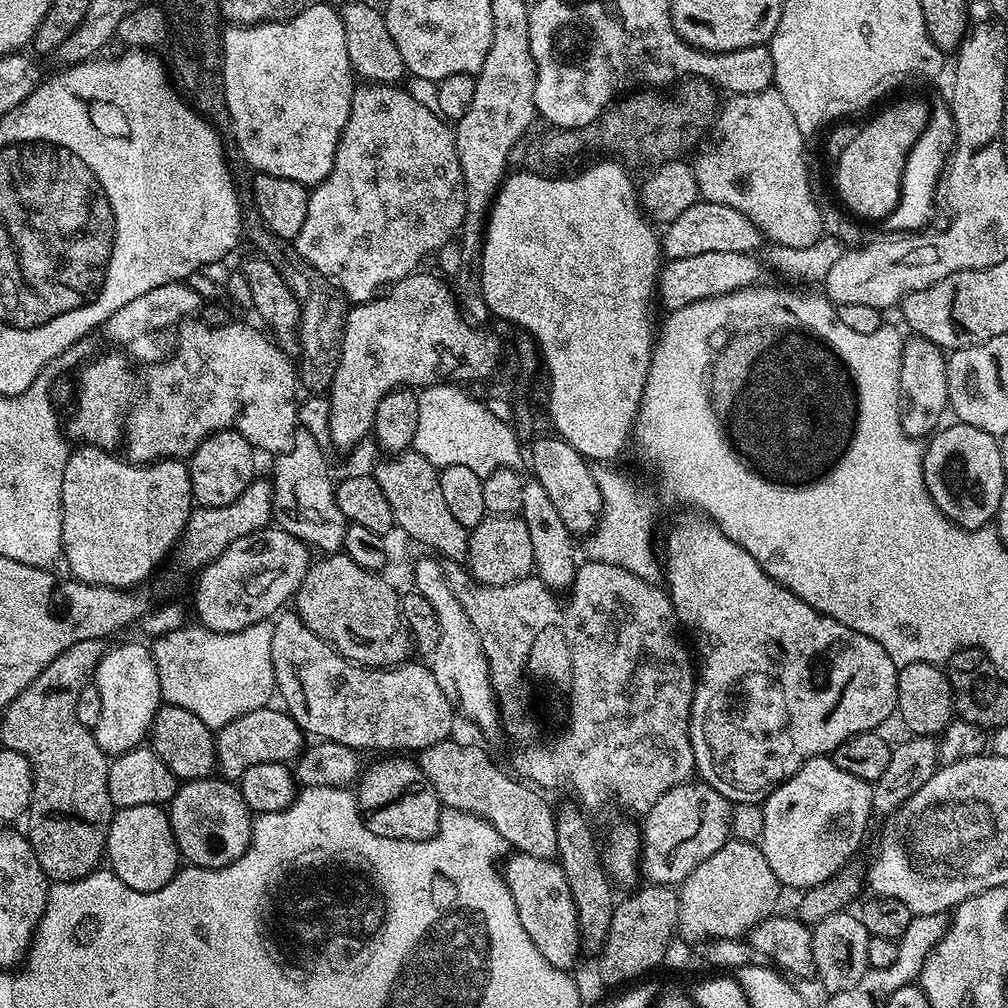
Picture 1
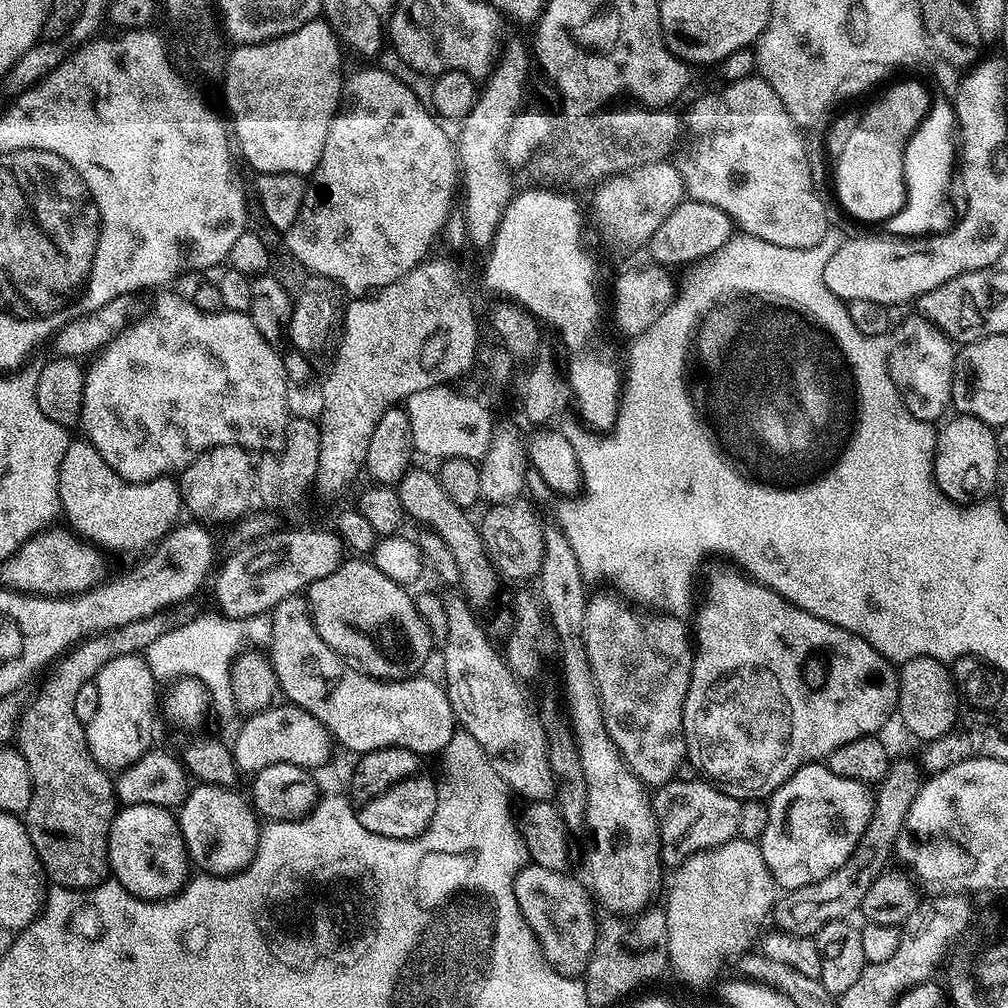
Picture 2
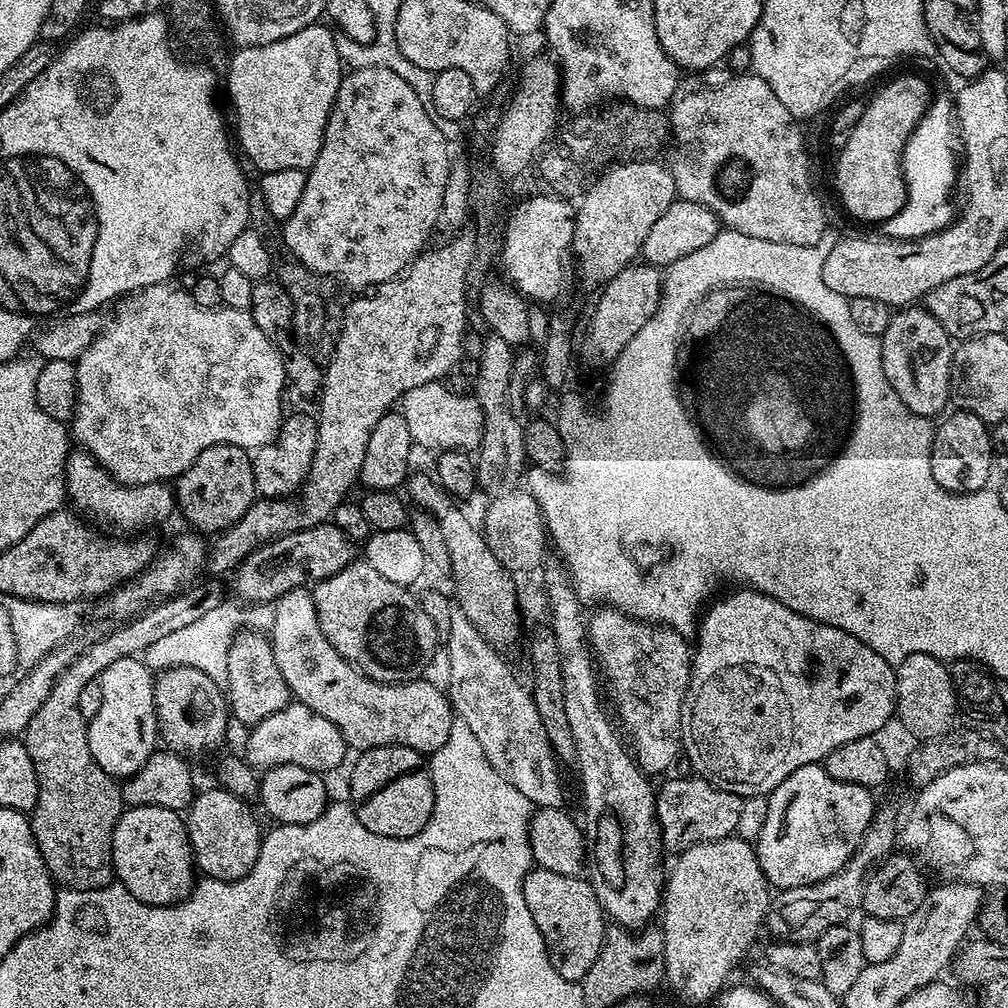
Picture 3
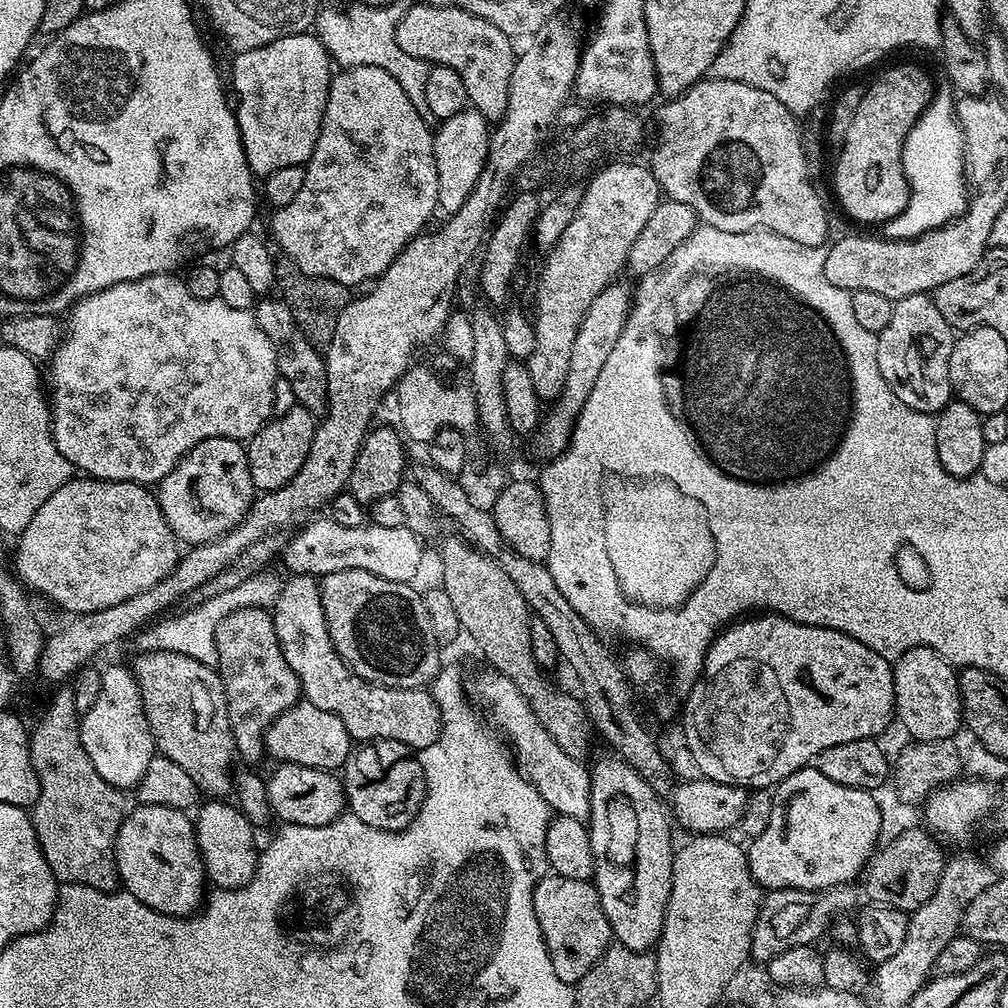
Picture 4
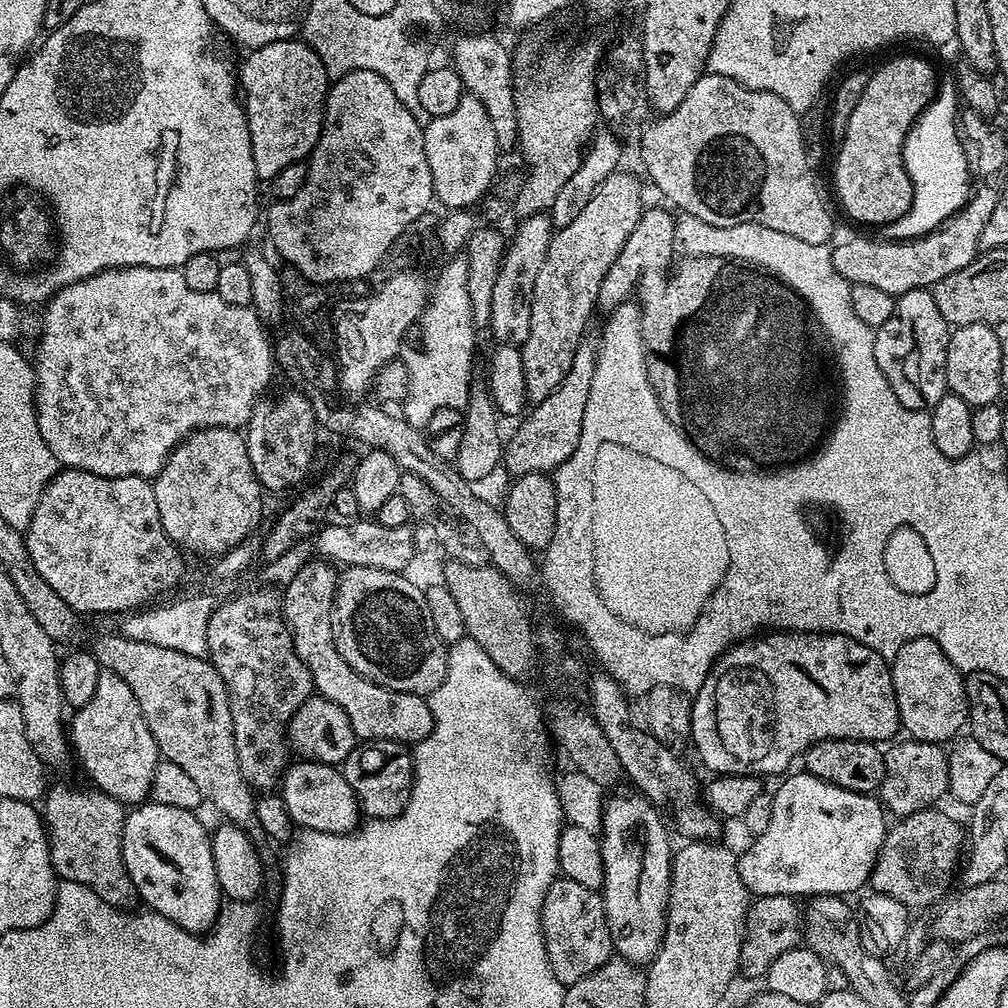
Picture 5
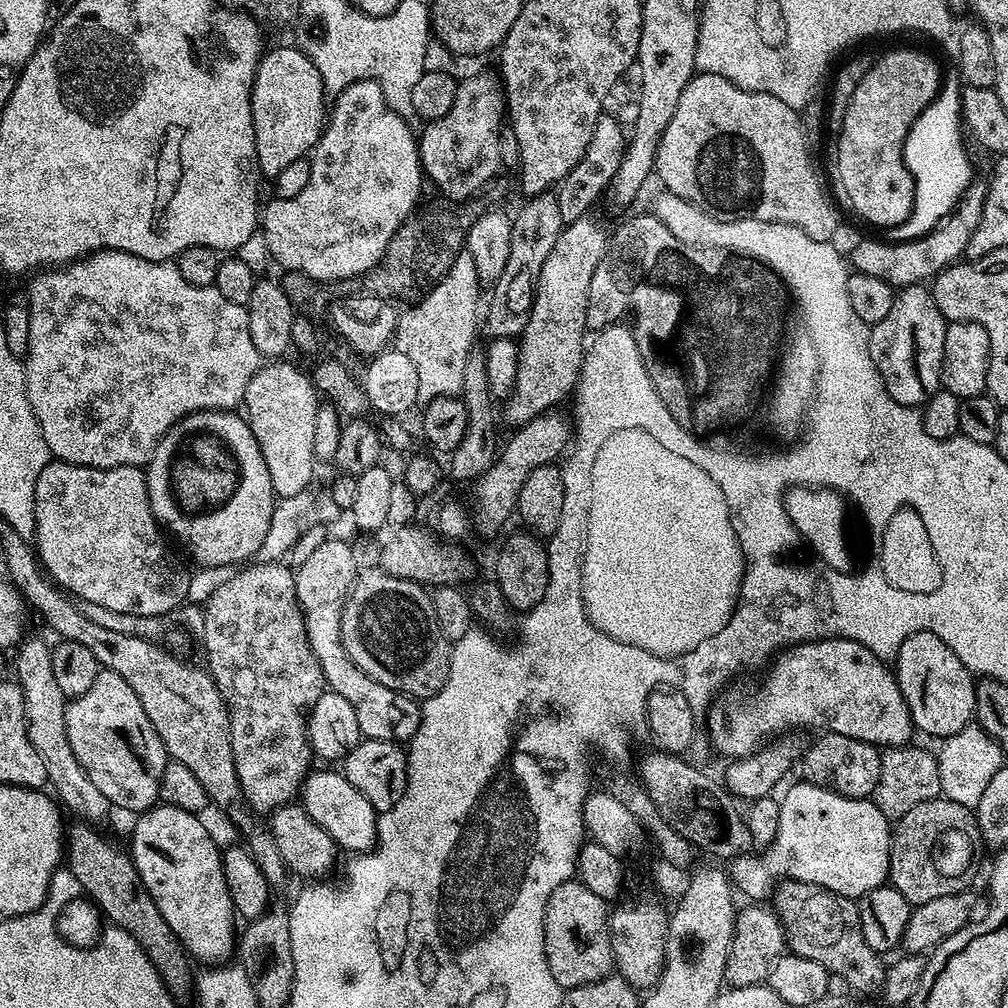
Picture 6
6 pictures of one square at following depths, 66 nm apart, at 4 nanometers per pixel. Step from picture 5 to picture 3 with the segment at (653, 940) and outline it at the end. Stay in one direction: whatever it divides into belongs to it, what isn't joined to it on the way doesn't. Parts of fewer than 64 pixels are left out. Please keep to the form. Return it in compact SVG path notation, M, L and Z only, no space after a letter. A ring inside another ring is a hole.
M557 562L557 564L556 564L556 565L554 565L554 566L553 566L553 568L548 568L548 569L547 569L547 568L548 568L548 567L545 567L545 568L544 568L544 569L543 569L543 572L544 572L544 571L545 571L545 572L544 572L544 590L545 590L545 592L546 592L546 593L547 593L547 594L548 594L548 608L549 608L549 610L550 610L550 611L552 611L552 621L550 621L550 627L551 627L551 629L552 629L552 632L553 632L553 633L554 633L554 635L555 635L555 636L556 636L556 637L557 637L557 638L558 638L558 650L559 650L559 651L560 651L560 658L561 658L561 660L562 660L562 670L563 670L563 671L564 671L564 705L565 705L565 706L566 706L566 718L567 718L567 719L568 719L568 721L569 721L569 722L570 722L570 726L571 726L571 727L572 727L572 733L573 733L573 734L574 734L574 746L575 746L575 747L576 747L576 759L575 759L575 761L574 761L574 764L575 764L575 767L576 767L576 766L578 766L578 767L580 767L580 784L581 784L581 786L582 786L582 787L584 787L584 820L583 820L583 816L582 816L582 831L583 831L583 833L584 833L584 838L585 838L585 841L586 841L586 848L587 848L587 851L588 851L588 852L589 852L589 853L590 853L590 872L591 872L591 868L592 868L592 876L591 876L591 875L590 875L590 883L591 883L591 886L592 886L592 889L594 889L594 890L595 890L595 892L596 892L596 897L598 897L598 899L600 899L600 904L601 904L601 905L602 905L602 907L604 907L604 911L605 911L605 913L606 913L606 916L607 916L607 919L608 919L608 920L609 920L609 921L612 921L612 922L615 922L615 923L616 923L616 924L617 924L617 925L619 925L619 927L621 927L621 928L627 928L627 929L629 929L629 930L640 930L640 929L643 929L643 928L644 928L644 927L645 927L645 925L647 925L647 924L648 924L648 923L649 923L649 921L651 921L651 920L648 920L648 919L650 919L650 918L651 918L651 916L652 916L652 915L654 915L654 914L655 914L655 912L656 912L656 915L657 915L657 913L659 913L659 912L660 912L660 911L661 911L661 908L662 908L662 901L663 901L663 899L664 899L664 885L665 885L665 883L666 883L666 864L665 864L665 868L664 868L664 860L663 860L663 858L664 858L664 859L665 859L665 857L664 857L664 856L663 856L663 855L662 855L662 841L661 841L661 839L660 839L660 824L659 824L659 823L658 823L658 822L657 822L657 821L656 821L656 792L655 792L655 791L654 791L654 784L653 784L653 788L652 788L652 784L651 784L651 782L650 782L650 781L648 781L648 780L651 780L651 779L649 779L649 777L648 777L648 776L647 776L647 775L645 775L645 773L643 773L643 772L641 772L641 771L640 771L640 767L639 767L639 766L637 766L637 764L636 764L636 762L635 762L635 759L634 759L634 756L633 756L633 753L632 753L632 752L631 752L631 751L629 751L629 749L628 749L628 748L627 748L627 747L626 747L626 744L625 744L625 741L624 741L624 740L623 740L623 739L622 739L622 736L621 736L621 733L620 733L620 732L619 732L619 731L617 731L617 729L616 729L616 728L615 728L615 727L614 727L614 724L613 724L613 721L612 721L612 720L611 720L611 719L610 719L610 716L609 716L609 720L610 720L610 721L608 721L608 716L607 716L607 714L606 714L606 713L604 713L604 708L603 708L603 706L602 706L602 705L600 705L600 692L599 692L599 690L598 690L598 689L596 689L596 676L597 676L597 680L598 680L598 672L597 672L597 669L596 669L596 668L595 668L595 667L594 667L594 660L593 660L593 657L592 657L592 652L591 652L591 649L590 649L590 641L589 641L589 639L588 639L588 637L587 637L587 635L586 635L586 612L585 612L585 616L584 616L584 612L583 612L583 610L582 610L582 609L580 609L580 608L583 608L583 607L582 607L582 602L581 602L581 601L580 601L580 599L579 599L579 598L578 598L578 594L577 594L577 593L576 593L576 587L575 587L575 586L573 586L573 585L572 585L572 578L571 578L571 576L569 576L569 575L568 575L568 569L567 569L567 567L565 567L565 565L564 565L564 564L563 564L563 563L560 563L560 562Z

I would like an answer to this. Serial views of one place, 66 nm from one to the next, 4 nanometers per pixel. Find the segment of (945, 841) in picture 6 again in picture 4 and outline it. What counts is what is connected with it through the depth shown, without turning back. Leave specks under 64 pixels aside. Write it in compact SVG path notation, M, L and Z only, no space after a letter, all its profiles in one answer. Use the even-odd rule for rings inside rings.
M908 828L898 833L873 855L862 876L864 892L873 905L911 914L922 906L922 902L930 902L934 890L938 890L938 878L942 878L946 855L940 849L941 841L931 831L920 828Z

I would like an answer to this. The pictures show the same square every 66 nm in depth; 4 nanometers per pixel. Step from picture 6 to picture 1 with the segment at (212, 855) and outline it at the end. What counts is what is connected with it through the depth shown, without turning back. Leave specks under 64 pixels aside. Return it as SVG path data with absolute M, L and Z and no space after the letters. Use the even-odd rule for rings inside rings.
M155 804L115 809L108 827L106 864L130 890L153 892L169 884L182 867L182 857L167 811Z

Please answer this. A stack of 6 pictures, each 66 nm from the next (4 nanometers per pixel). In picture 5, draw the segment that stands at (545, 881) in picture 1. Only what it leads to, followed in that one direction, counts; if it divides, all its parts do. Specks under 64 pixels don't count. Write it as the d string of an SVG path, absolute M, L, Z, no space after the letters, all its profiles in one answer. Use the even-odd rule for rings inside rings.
M556 879L550 890L546 890L546 898L542 902L540 927L550 970L554 970L557 984L567 986L578 982L578 978L586 978L586 974L594 974L598 966L614 955L604 913L604 898L595 888L587 888L573 880Z

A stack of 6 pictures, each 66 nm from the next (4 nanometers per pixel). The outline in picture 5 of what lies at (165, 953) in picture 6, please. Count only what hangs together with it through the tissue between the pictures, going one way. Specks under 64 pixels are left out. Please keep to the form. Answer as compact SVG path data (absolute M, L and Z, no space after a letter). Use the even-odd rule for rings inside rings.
M60 784L57 788L49 787L43 797L42 815L48 830L52 869L60 880L78 882L94 890L94 894L98 894L102 902L110 902L110 906L135 909L138 904L136 887L122 858L125 805L113 796L88 788Z

